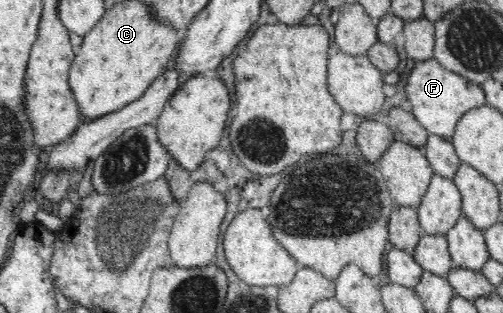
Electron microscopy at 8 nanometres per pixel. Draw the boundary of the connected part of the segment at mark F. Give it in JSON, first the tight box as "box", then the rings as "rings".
{"box":[405,58,486,140],"rings":[[[434,58],[410,64],[405,92],[408,98],[406,106],[417,122],[427,132],[448,140],[455,132],[457,121],[463,114],[486,104],[485,93],[479,83],[467,80],[464,76],[443,68]]]}

